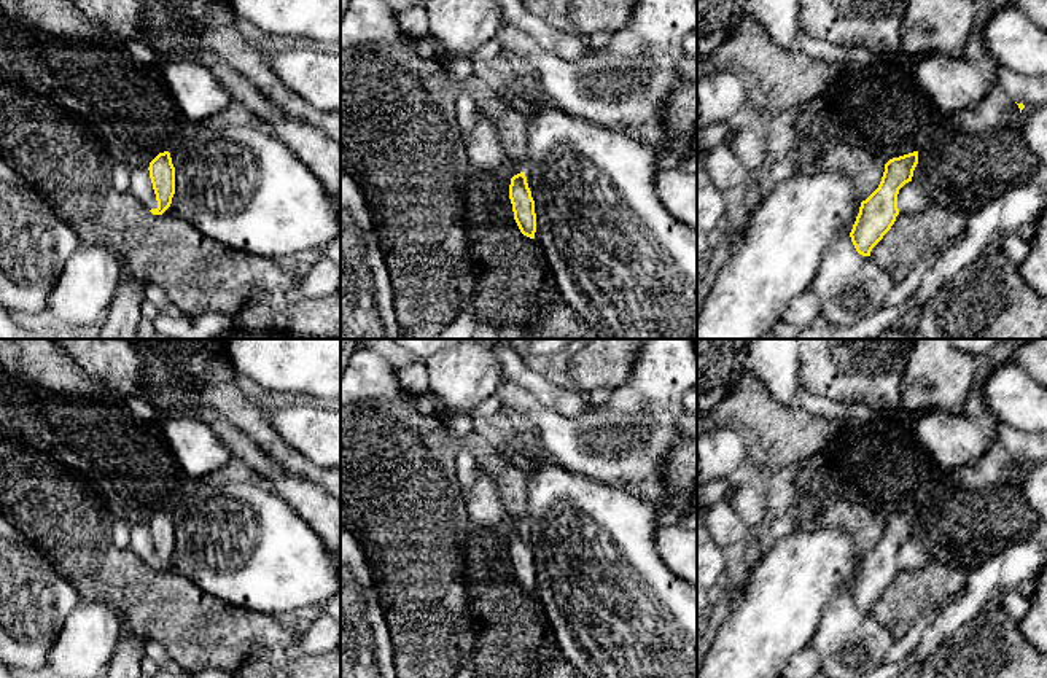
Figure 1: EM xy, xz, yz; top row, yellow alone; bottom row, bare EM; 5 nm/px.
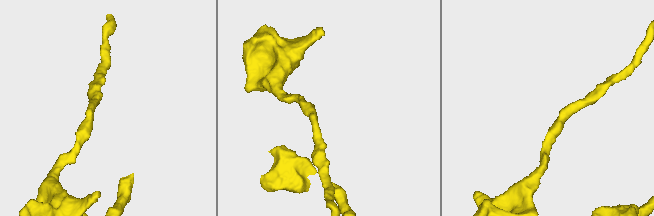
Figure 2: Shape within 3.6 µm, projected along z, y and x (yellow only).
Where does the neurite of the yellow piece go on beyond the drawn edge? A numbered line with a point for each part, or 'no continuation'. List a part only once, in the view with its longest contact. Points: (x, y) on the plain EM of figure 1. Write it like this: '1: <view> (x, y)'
no continuation

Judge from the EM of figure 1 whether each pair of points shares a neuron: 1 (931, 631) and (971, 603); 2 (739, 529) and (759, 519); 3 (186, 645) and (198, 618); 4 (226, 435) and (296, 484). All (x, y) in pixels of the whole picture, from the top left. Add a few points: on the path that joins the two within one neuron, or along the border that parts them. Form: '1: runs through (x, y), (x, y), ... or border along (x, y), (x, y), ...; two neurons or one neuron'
1: runs through (941, 627), (961, 610); one neuron
2: border along (727, 498), (755, 532); two neurons
3: runs through (193, 639), (198, 634), (198, 624); one neuron
4: runs through (244, 448), (279, 479); one neuron

